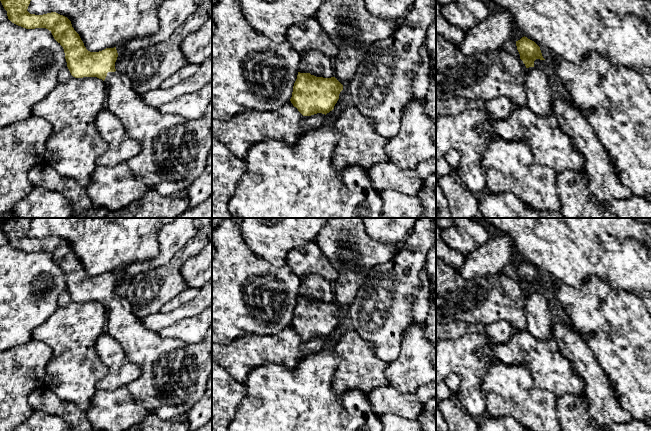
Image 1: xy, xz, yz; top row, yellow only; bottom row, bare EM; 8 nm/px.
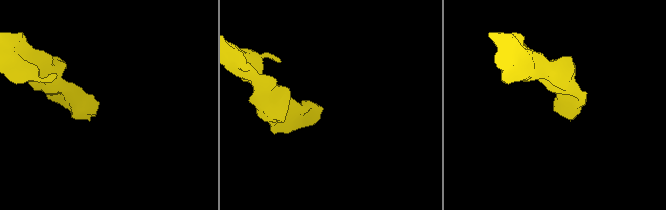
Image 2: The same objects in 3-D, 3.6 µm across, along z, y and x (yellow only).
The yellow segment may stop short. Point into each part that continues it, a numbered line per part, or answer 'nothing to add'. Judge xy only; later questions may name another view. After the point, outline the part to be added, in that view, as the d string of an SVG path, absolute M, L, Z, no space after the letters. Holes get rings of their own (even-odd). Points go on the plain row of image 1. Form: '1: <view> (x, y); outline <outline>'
1: xy (174, 375); outline M108 296L104 306L107 310L106 332L119 342L127 358L141 368L140 376L127 385L132 398L164 421L185 415L207 388L212 371L212 326L203 340L187 343L161 337L158 332L146 329L125 297Z

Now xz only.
nothing to add

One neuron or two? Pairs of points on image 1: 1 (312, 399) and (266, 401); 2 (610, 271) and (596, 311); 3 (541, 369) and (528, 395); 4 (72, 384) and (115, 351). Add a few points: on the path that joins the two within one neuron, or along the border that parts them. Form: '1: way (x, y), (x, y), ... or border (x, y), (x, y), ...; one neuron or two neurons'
1: way (301, 401), (277, 401); one neuron
2: border (582, 282), (596, 276), (615, 290), (627, 293); two neurons
3: border (526, 367), (538, 387), (555, 394); two neurons
4: border (97, 338), (95, 351), (107, 373), (96, 384); two neurons

